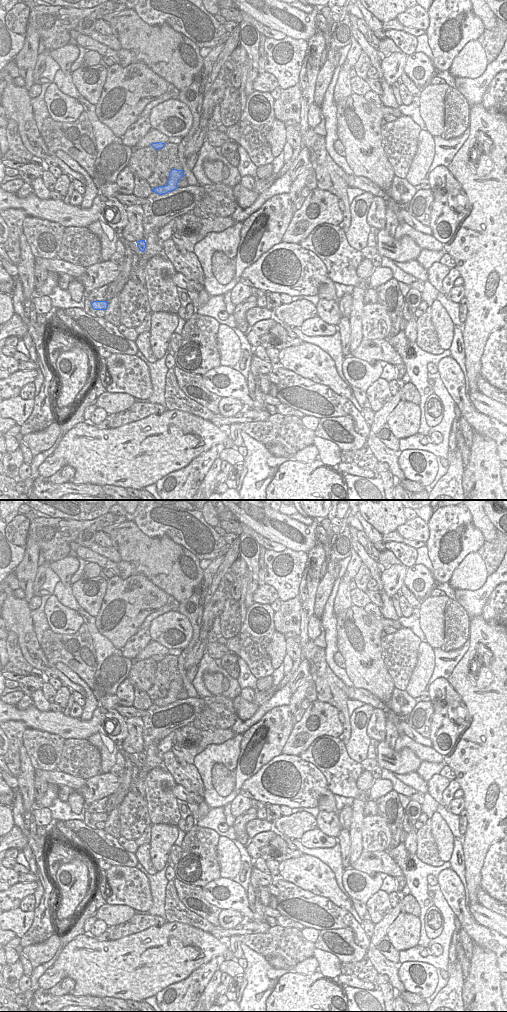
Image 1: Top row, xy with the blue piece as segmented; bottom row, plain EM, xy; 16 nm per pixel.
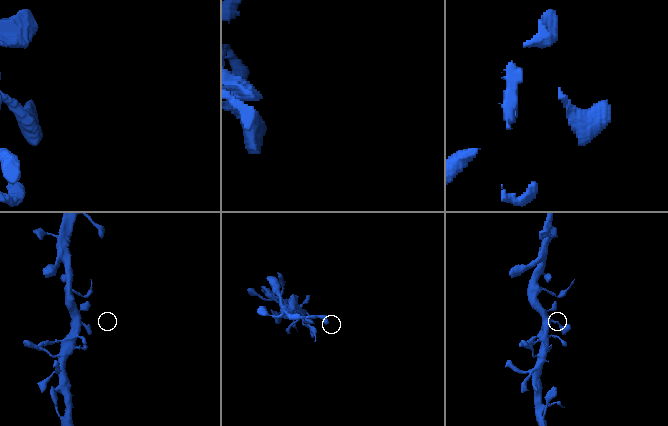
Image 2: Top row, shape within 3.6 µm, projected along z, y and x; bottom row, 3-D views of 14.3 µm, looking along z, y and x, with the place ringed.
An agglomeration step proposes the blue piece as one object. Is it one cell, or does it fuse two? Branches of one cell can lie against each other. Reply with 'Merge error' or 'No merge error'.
Merge error

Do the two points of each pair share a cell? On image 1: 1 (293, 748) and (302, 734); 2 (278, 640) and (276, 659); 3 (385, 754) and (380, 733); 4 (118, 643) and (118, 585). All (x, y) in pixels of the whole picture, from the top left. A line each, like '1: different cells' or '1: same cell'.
1: same cell
2: same cell
3: different cells
4: same cell

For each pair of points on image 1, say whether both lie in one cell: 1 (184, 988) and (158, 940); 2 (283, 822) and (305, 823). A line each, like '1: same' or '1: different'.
1: different
2: same

